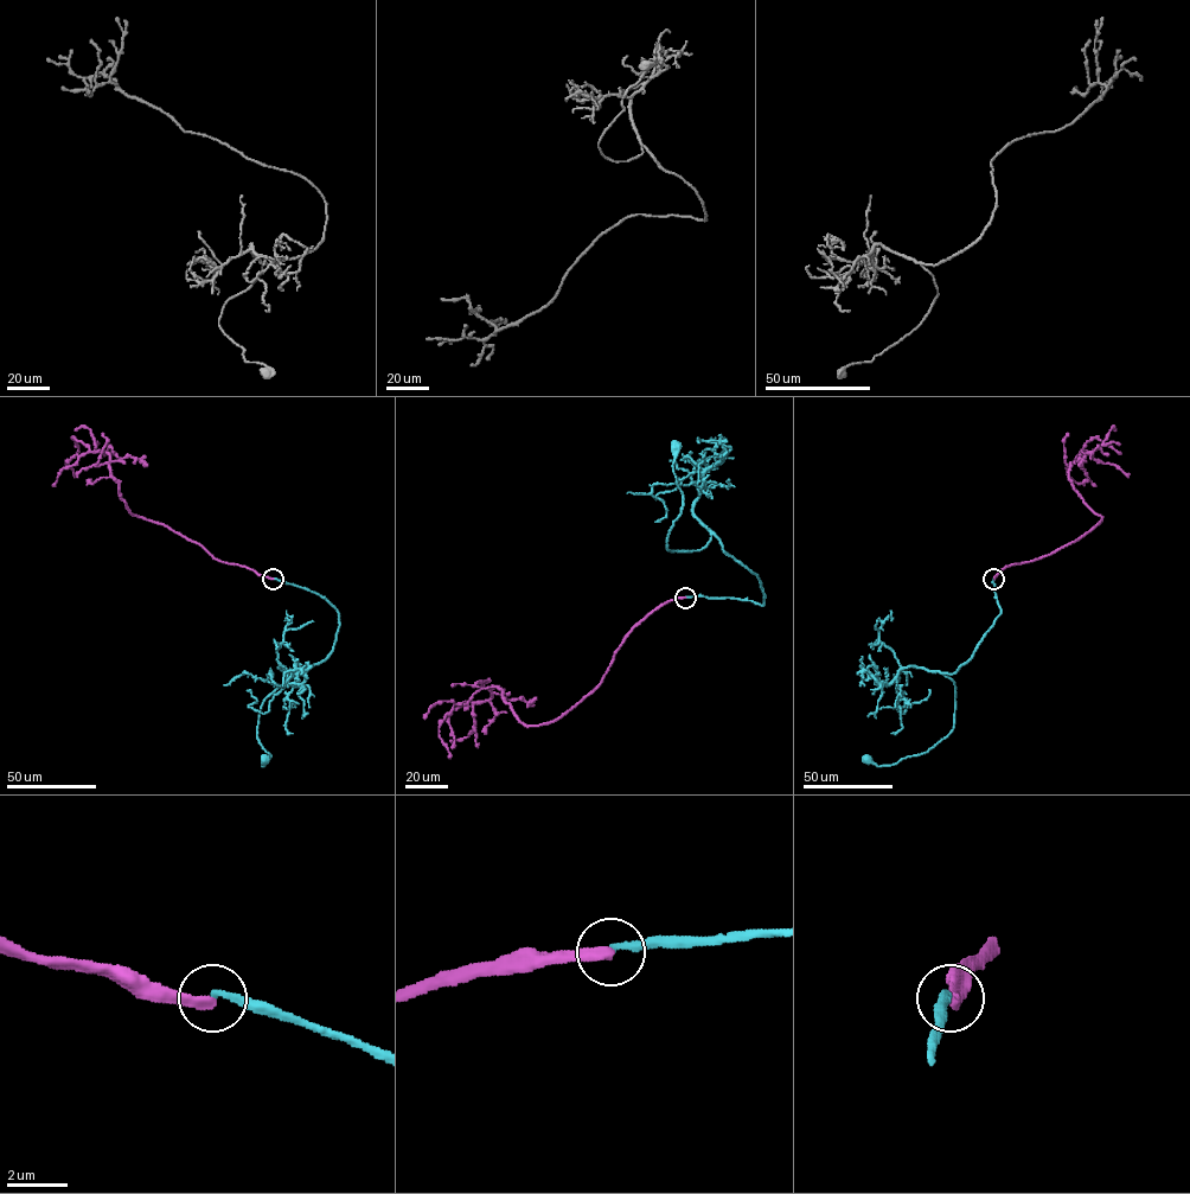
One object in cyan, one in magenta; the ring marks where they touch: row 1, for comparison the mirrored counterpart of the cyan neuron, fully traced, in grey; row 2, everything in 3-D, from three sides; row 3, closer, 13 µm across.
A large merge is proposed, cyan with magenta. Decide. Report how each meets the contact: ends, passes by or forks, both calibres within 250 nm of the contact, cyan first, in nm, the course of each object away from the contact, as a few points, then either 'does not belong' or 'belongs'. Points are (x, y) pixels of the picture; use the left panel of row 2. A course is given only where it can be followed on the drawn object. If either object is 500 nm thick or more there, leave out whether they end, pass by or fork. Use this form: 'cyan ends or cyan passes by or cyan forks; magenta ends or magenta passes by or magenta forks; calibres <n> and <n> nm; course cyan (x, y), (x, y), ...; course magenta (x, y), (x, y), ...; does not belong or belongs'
cyan ends; magenta ends; calibres 220 and 360 nm; course cyan (273, 579), (324, 596), (339, 625), (331, 652), (261, 707), (266, 760); course magenta (273, 579), (215, 559), (165, 525), (133, 515), (112, 474), (107, 453), (74, 455), (65, 464), (75, 477); does not belong

